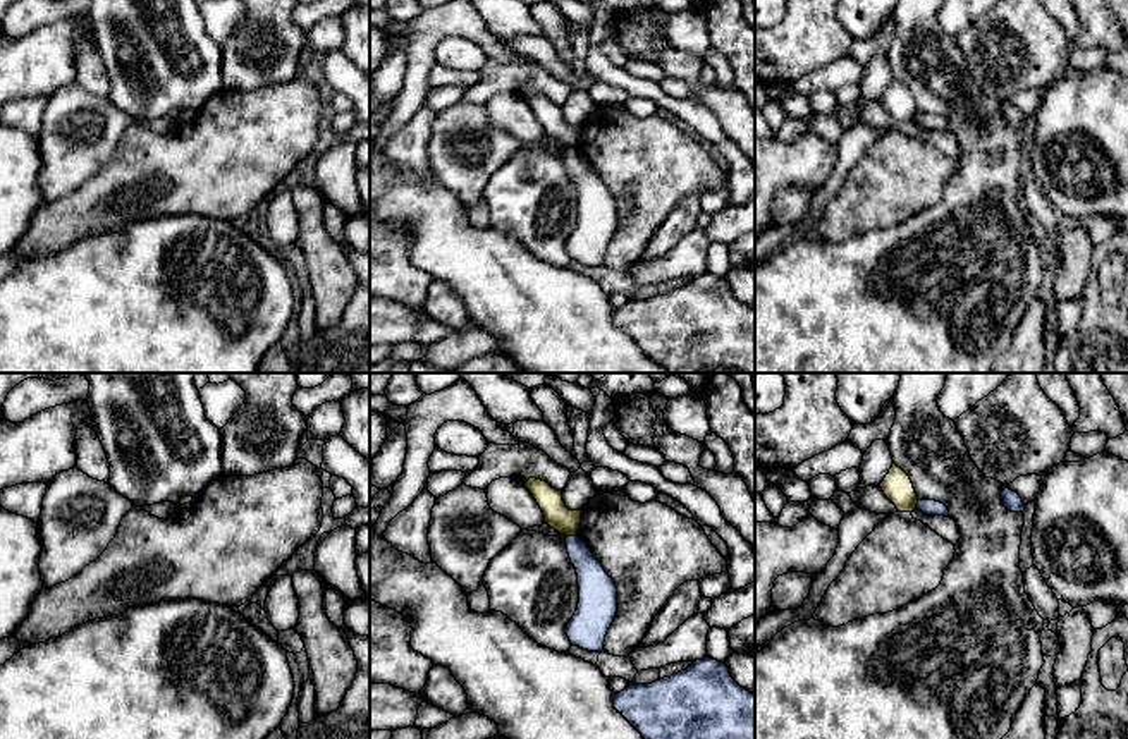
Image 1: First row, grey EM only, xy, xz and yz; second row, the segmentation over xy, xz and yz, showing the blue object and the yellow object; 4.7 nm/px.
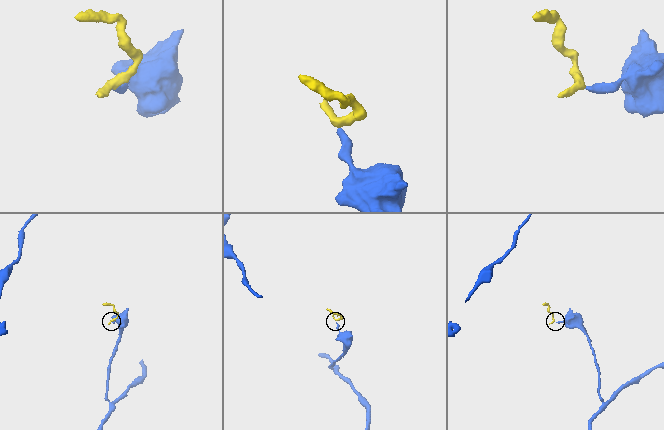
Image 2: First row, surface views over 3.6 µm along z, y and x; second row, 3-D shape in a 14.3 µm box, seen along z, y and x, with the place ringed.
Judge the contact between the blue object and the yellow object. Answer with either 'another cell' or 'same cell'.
another cell

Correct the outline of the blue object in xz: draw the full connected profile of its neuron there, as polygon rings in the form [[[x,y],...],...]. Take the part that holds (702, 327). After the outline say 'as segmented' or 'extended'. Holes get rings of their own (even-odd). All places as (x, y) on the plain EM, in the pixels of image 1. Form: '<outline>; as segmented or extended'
[[[708,272],[652,299],[629,297],[614,311],[614,323],[667,373],[755,373],[755,309]]]; as segmented

